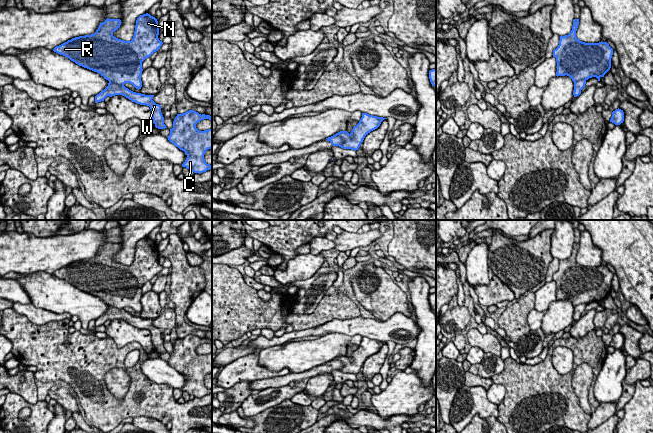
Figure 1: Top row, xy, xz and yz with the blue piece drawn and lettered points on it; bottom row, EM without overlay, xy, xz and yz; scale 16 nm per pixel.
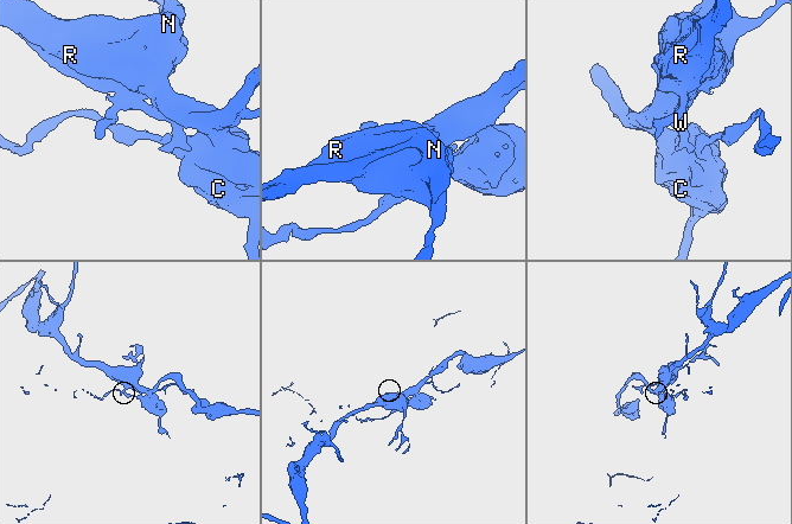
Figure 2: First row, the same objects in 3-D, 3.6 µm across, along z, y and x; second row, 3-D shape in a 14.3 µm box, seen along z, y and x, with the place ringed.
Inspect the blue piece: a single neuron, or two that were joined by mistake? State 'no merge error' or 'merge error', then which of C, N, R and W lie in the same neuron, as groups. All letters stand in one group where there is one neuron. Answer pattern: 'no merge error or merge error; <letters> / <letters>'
merge error; C N R / W

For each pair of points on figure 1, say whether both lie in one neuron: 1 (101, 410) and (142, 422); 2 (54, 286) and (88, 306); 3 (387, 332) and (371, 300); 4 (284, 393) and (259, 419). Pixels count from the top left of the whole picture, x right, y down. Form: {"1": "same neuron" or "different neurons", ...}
{"1": "different neurons", "2": "same neuron", "3": "different neurons", "4": "different neurons"}

